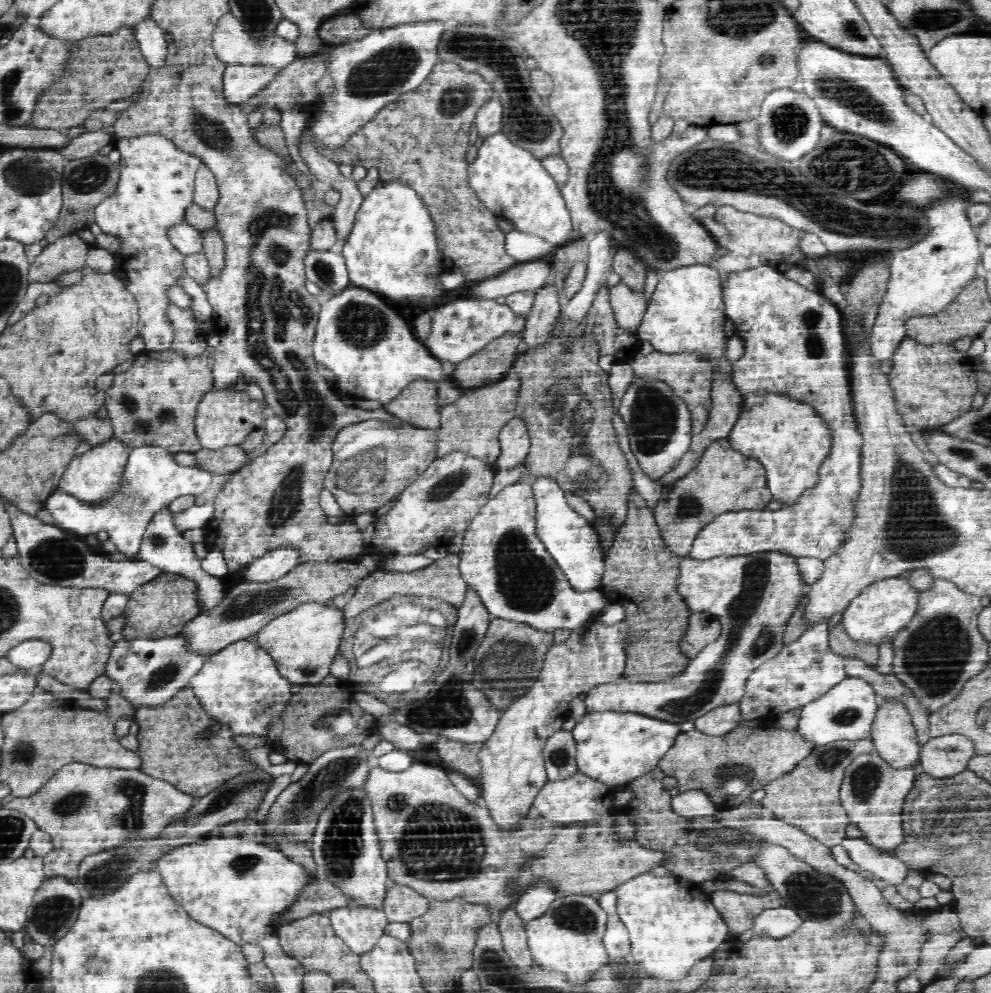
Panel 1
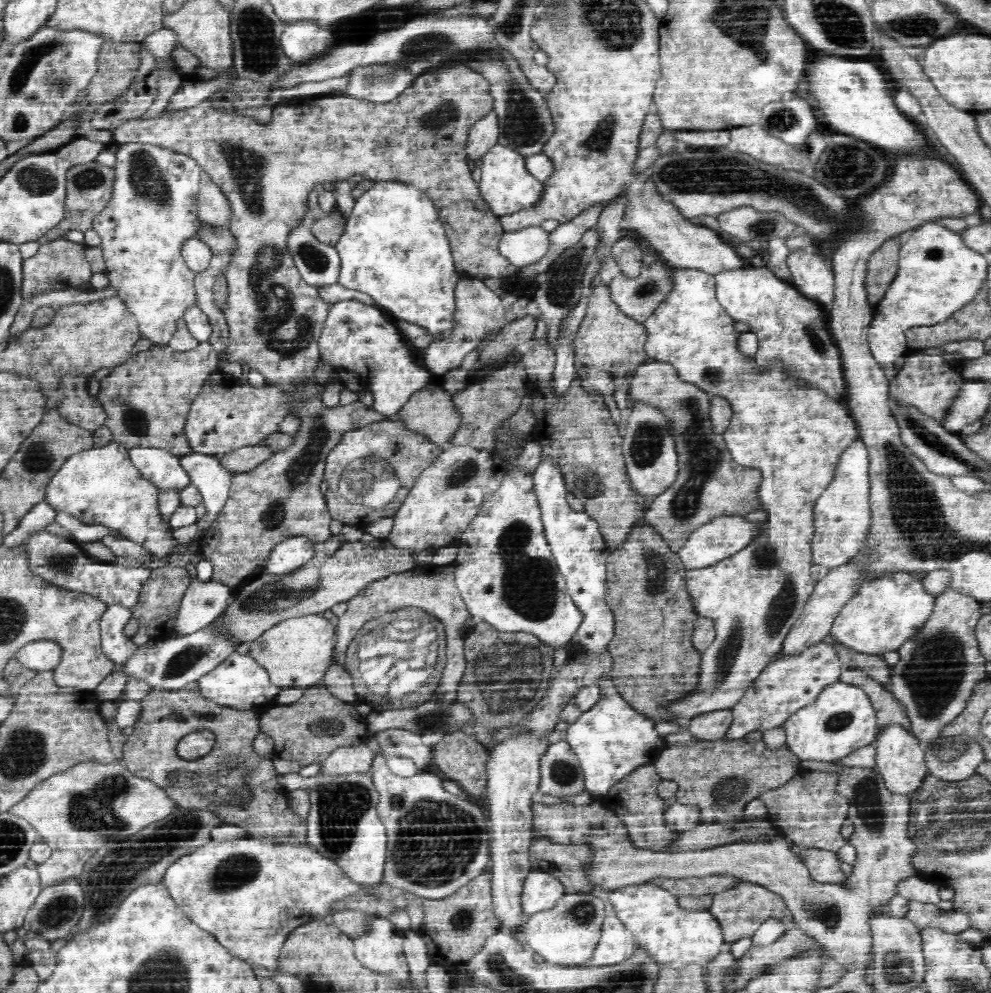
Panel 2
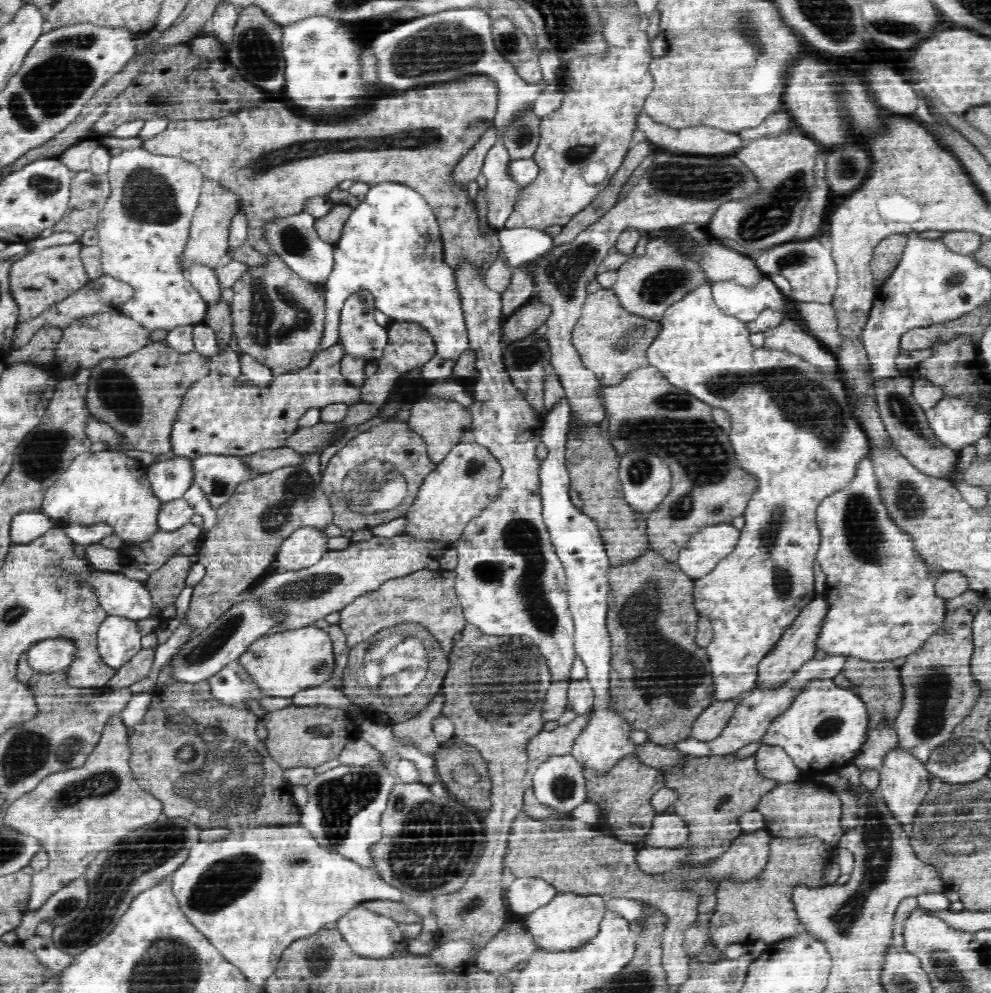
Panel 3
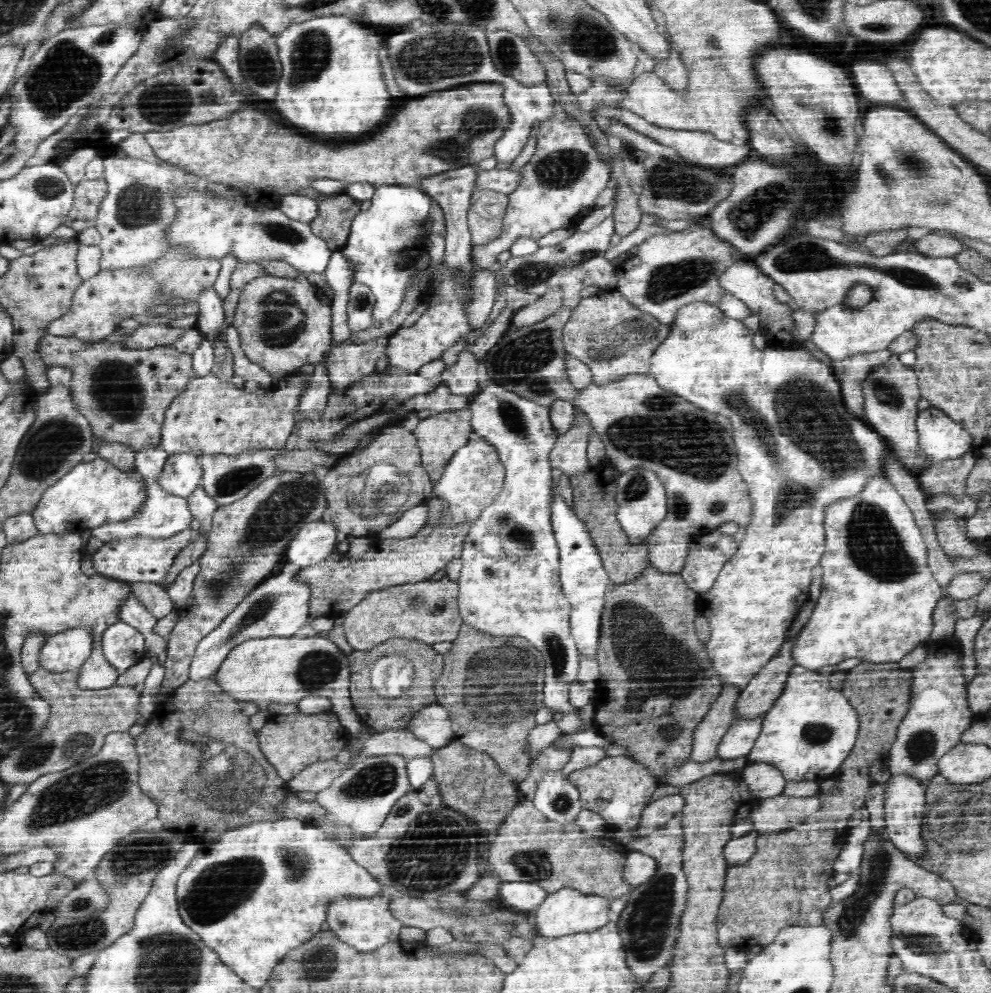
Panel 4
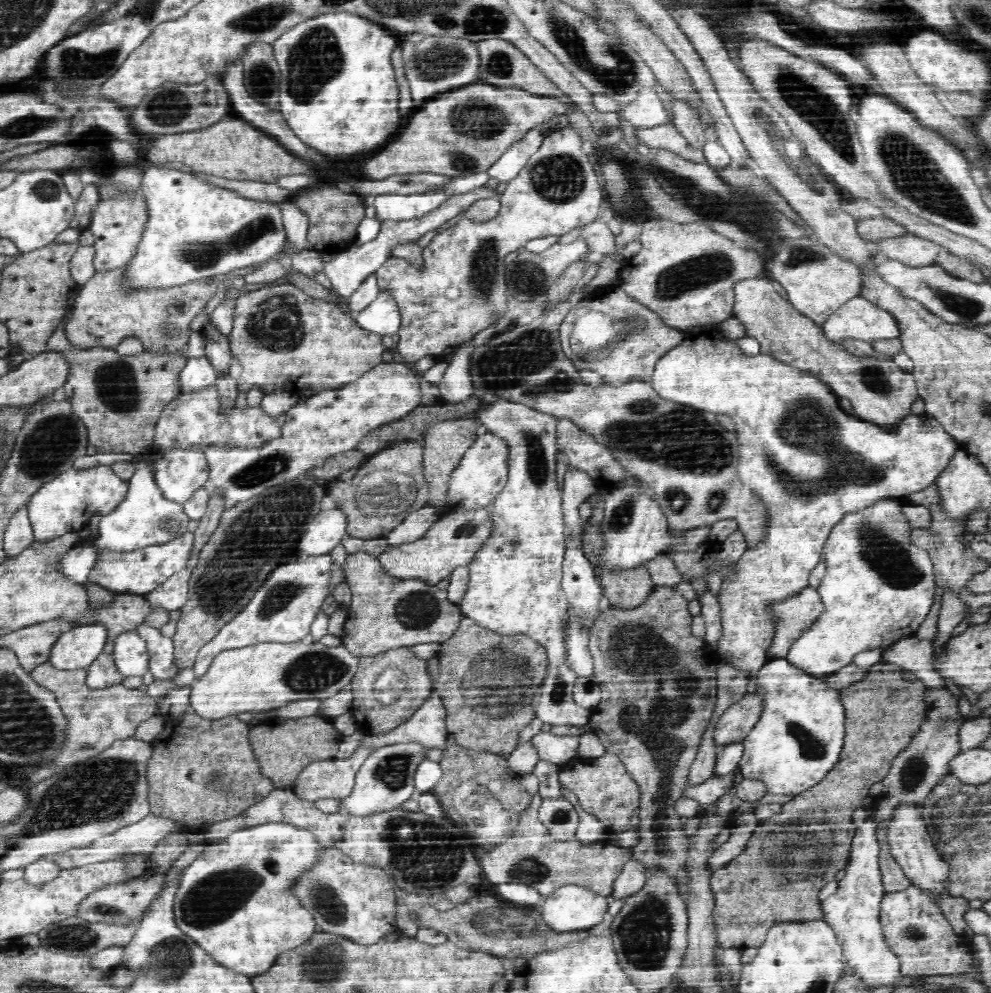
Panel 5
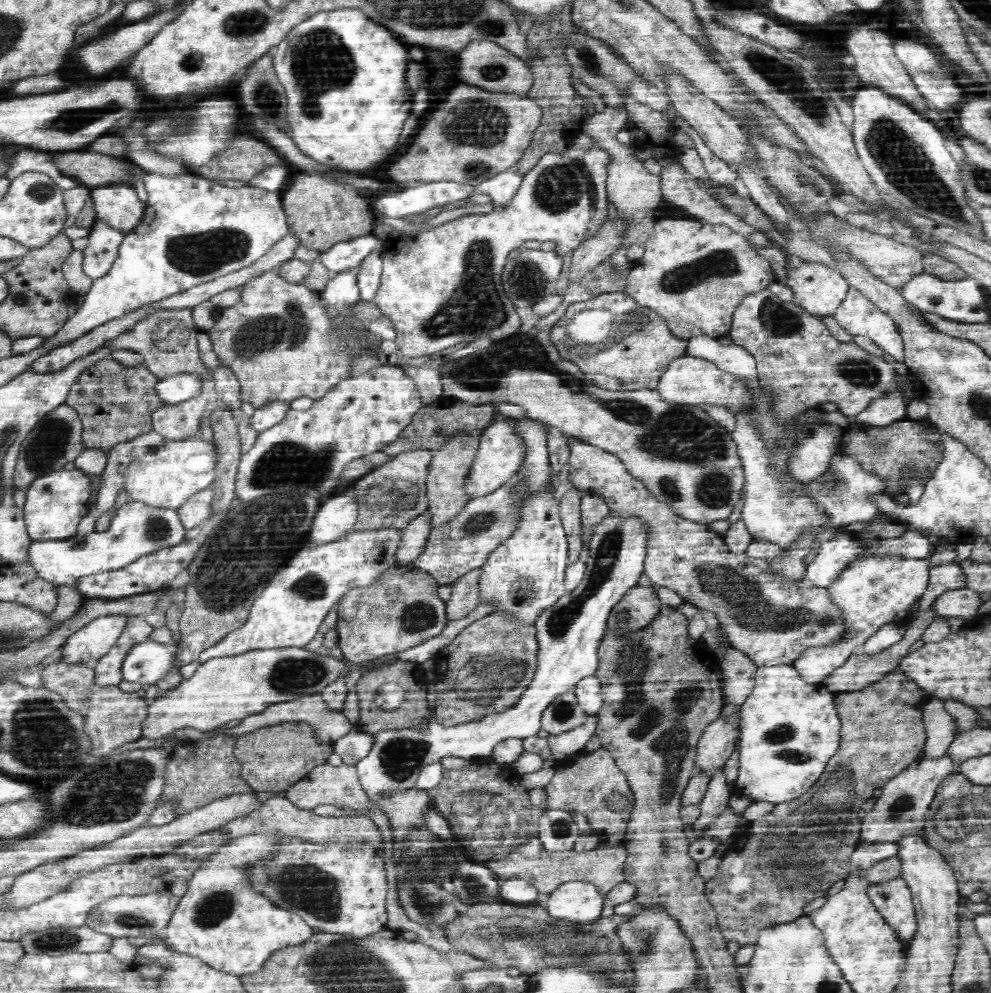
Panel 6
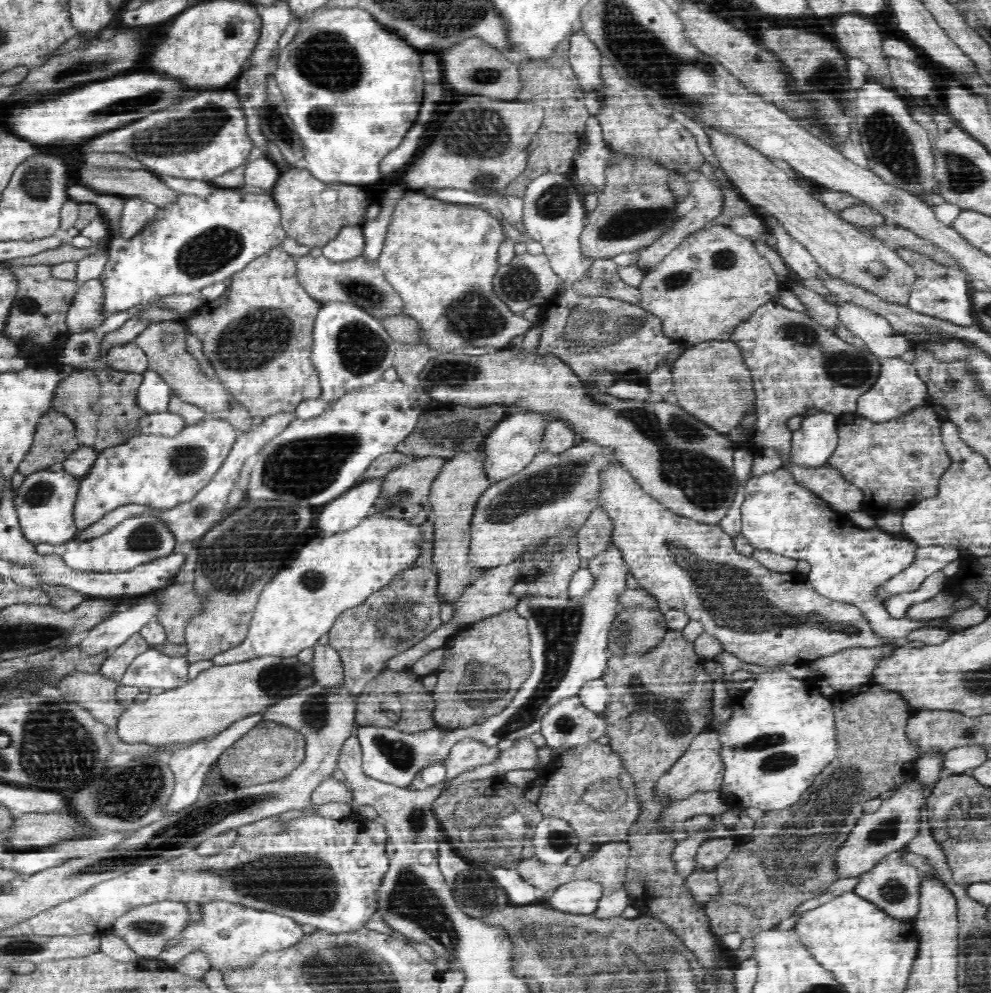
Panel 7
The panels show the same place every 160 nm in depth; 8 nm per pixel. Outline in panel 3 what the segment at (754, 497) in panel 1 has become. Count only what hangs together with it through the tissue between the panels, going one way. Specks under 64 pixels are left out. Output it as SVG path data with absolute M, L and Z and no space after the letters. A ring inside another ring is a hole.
M652 365L629 372L620 384L599 390L604 411L608 418L610 441L620 457L630 448L650 448L658 452L672 474L670 492L647 516L649 548L660 552L666 560L677 561L687 541L706 526L730 523L736 516L743 516L749 500L757 490L758 478L746 473L737 464L729 437L714 423L713 409L681 387L670 384L666 377Z

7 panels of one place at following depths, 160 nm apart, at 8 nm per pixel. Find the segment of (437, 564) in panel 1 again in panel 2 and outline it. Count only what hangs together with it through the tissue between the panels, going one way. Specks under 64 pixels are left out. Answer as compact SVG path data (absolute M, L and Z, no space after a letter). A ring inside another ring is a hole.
M432 562L428 565L418 564L406 572L390 574L386 578L368 584L362 592L358 592L354 598L347 601L346 612L338 617L335 630L337 643L333 658L343 665L350 642L354 636L360 637L360 628L364 624L372 618L378 618L380 614L388 614L406 606L417 606L430 616L436 617L444 625L447 662L434 695L443 698L444 701L454 701L467 665L463 647L464 638L460 636L460 628L468 620L468 616L471 616L455 583L455 564L444 566Z

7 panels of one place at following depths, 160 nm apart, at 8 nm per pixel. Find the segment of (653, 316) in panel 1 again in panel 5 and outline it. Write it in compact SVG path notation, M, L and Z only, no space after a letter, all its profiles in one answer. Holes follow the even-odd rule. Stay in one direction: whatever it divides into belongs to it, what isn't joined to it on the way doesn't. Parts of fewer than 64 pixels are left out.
M700 324L687 329L682 342L656 362L650 381L662 399L690 404L734 420L739 443L739 480L750 487L767 509L767 532L763 540L742 554L734 572L723 579L717 597L722 633L715 654L720 660L746 671L752 684L758 672L772 660L767 655L775 633L769 602L790 598L809 585L811 572L816 565L824 563L824 544L834 525L848 512L868 508L883 497L904 498L912 492L922 492L950 464L961 449L960 443L927 413L917 416L910 413L893 431L850 418L842 412L839 398L820 376L794 368L769 354L759 352L757 356L748 356L737 347L737 339L720 334L718 324Z

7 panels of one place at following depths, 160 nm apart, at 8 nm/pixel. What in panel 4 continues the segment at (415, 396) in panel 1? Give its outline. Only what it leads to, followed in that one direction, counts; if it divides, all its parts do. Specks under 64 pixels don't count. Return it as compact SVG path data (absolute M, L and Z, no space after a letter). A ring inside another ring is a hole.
M468 408L438 414L432 413L429 418L420 420L418 427L413 431L418 441L417 445L421 450L422 467L429 474L429 482L433 487L442 477L454 452L470 441L470 434L473 433L471 418L471 411Z

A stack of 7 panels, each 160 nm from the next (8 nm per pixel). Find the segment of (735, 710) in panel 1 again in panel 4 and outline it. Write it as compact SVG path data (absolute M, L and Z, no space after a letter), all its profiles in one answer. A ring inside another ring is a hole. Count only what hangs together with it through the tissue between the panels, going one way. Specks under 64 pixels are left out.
M723 684L715 703L709 708L702 722L694 729L691 760L708 762L717 757L718 744L733 723L735 702L740 691L738 686Z

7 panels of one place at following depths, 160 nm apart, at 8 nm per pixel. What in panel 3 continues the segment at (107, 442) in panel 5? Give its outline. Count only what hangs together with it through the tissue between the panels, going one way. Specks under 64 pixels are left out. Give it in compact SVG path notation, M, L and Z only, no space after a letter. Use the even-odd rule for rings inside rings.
M44 326L40 328L32 340L24 346L15 348L5 360L5 364L31 363L38 367L50 364L54 357L54 350L58 342L62 340L62 329L55 326ZM164 340L148 343L144 348L121 359L101 360L89 369L91 377L83 387L87 413L94 419L108 424L121 437L120 449L142 450L159 455L172 450L174 422L178 418L186 391L212 370L212 364L201 353L195 350L180 353Z

